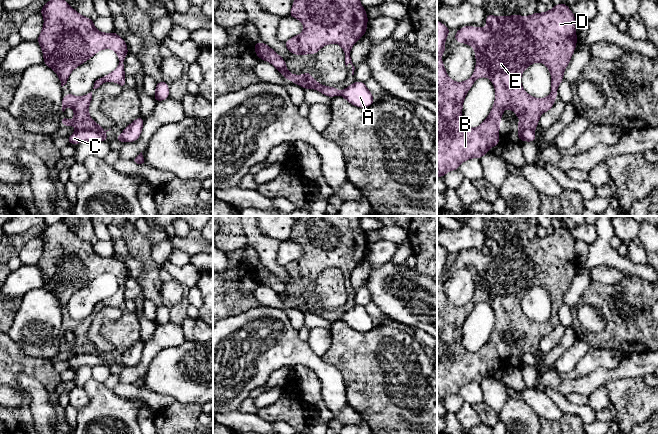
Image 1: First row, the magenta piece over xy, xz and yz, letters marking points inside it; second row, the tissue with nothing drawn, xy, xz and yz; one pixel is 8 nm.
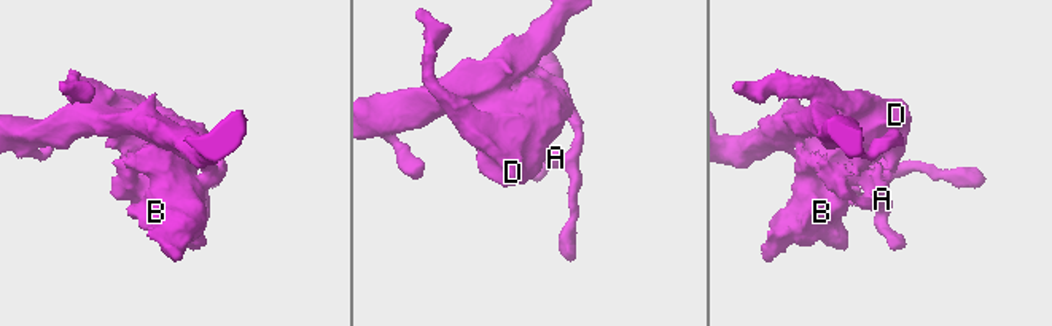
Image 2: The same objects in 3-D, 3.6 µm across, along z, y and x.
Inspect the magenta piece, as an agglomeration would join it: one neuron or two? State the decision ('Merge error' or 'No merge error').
Merge error

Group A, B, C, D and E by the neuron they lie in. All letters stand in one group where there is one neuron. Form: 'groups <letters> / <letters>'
groups A C / B D E

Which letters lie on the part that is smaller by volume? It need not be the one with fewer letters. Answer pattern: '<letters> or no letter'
B, D, E

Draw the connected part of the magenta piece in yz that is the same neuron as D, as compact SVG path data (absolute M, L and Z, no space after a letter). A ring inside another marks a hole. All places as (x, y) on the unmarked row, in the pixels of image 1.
M565 227L555 228L552 234L547 234L544 237L537 235L533 239L521 240L501 240L496 241L492 238L486 238L487 251L474 252L471 249L460 252L455 257L455 265L458 267L466 267L474 272L476 290L473 299L464 306L455 306L451 304L445 294L443 284L437 281L437 327L440 334L437 337L437 400L443 400L450 395L458 394L459 390L466 384L471 382L480 383L492 370L499 368L500 345L503 335L506 332L511 333L520 345L517 348L518 355L526 352L535 354L537 351L541 336L548 336L554 329L558 319L558 310L564 304L563 298L568 290L573 276L576 273L577 259L575 254L576 240ZM534 286L541 286L546 289L551 298L551 313L552 316L546 322L535 322L529 319L521 309L522 296L526 294ZM480 301L488 301L495 312L495 325L489 337L489 340L477 351L469 352L462 344L462 333L464 323L473 310L474 306Z

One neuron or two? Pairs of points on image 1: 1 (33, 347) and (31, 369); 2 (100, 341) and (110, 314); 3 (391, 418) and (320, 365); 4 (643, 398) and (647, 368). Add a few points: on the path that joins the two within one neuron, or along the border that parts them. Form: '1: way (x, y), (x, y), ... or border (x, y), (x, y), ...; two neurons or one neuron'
1: border (13, 342), (26, 354), (47, 359); two neurons
2: way (97, 334), (97, 325), (103, 319); one neuron
3: border (330, 364), (340, 372), (343, 378), (347, 403); two neurons
4: border (642, 376), (619, 378); two neurons

